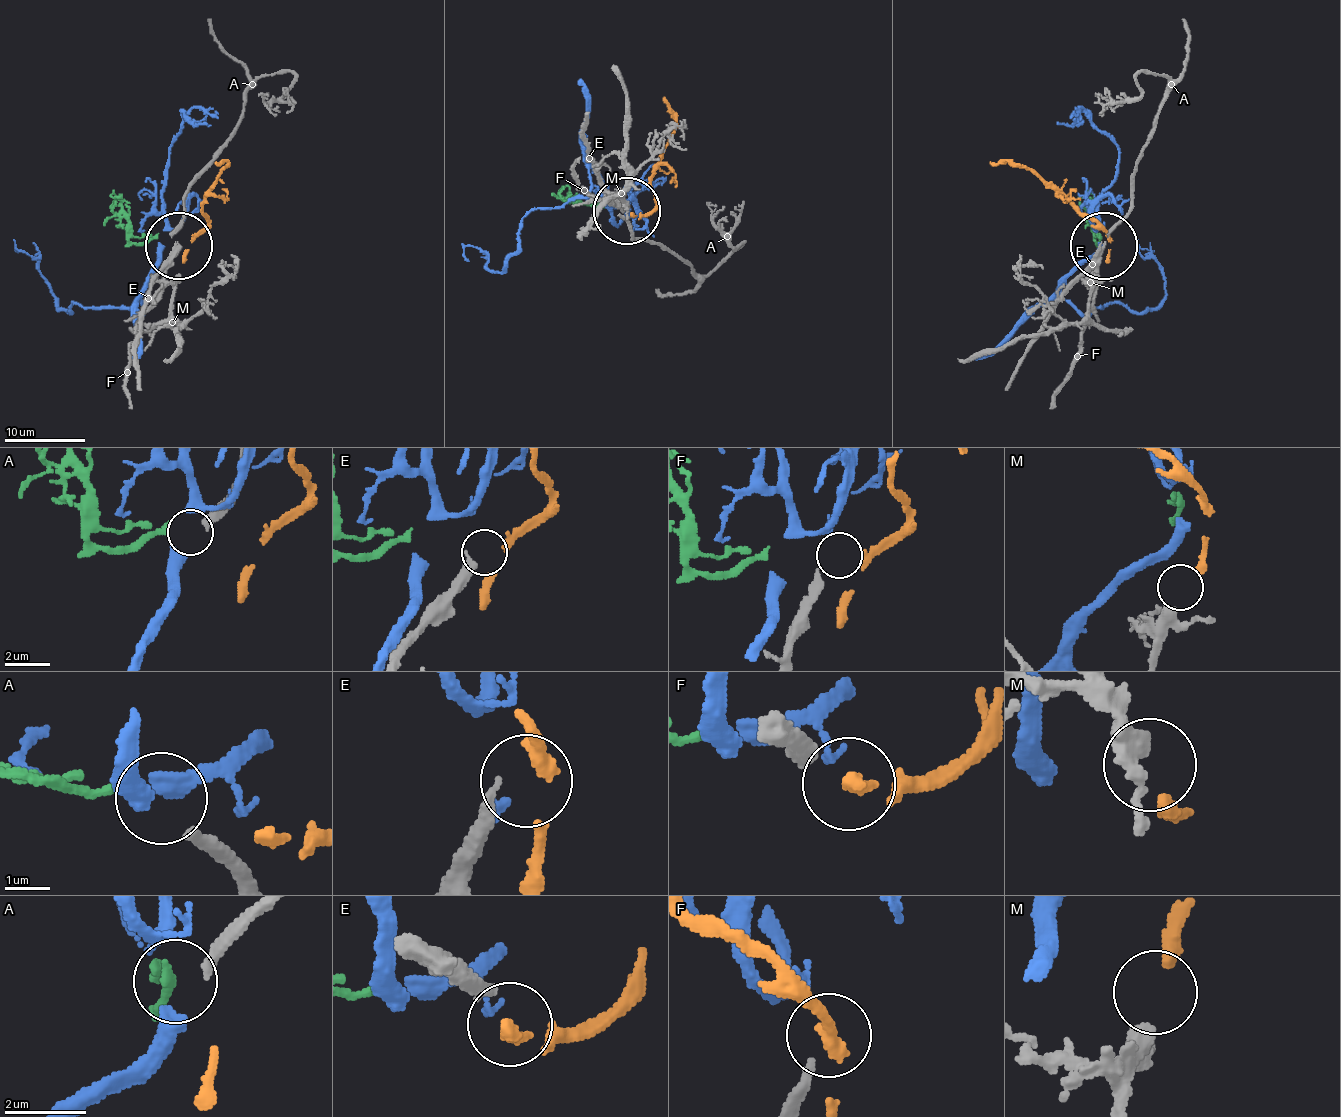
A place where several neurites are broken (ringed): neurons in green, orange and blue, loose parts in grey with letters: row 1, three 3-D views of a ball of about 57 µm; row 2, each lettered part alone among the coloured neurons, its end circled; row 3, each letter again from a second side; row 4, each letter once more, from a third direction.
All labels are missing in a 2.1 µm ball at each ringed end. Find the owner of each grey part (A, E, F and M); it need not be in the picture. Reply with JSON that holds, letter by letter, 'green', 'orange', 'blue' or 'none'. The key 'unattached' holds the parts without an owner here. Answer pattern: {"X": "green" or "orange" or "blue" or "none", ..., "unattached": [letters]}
{"A": "blue", "E": "none", "F": "none", "M": "orange", "unattached": ["E", "F"]}

